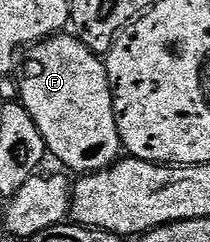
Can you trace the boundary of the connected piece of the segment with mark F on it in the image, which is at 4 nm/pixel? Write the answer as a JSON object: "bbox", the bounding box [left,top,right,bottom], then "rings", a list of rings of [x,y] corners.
{"bbox":[17,33,121,172],"rings":[[[71,33],[35,44],[28,55],[17,75],[18,102],[37,121],[48,152],[56,155],[68,172],[100,171],[114,165],[120,158],[121,144],[106,62]]]}

